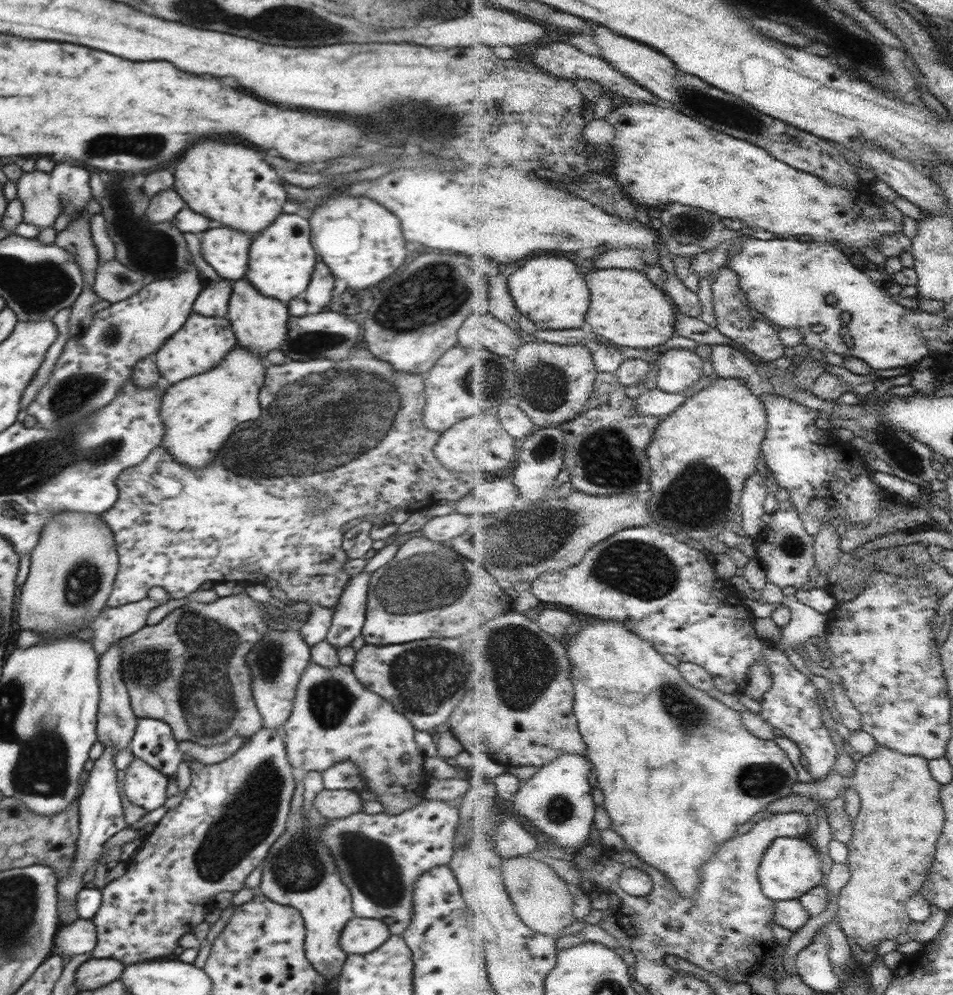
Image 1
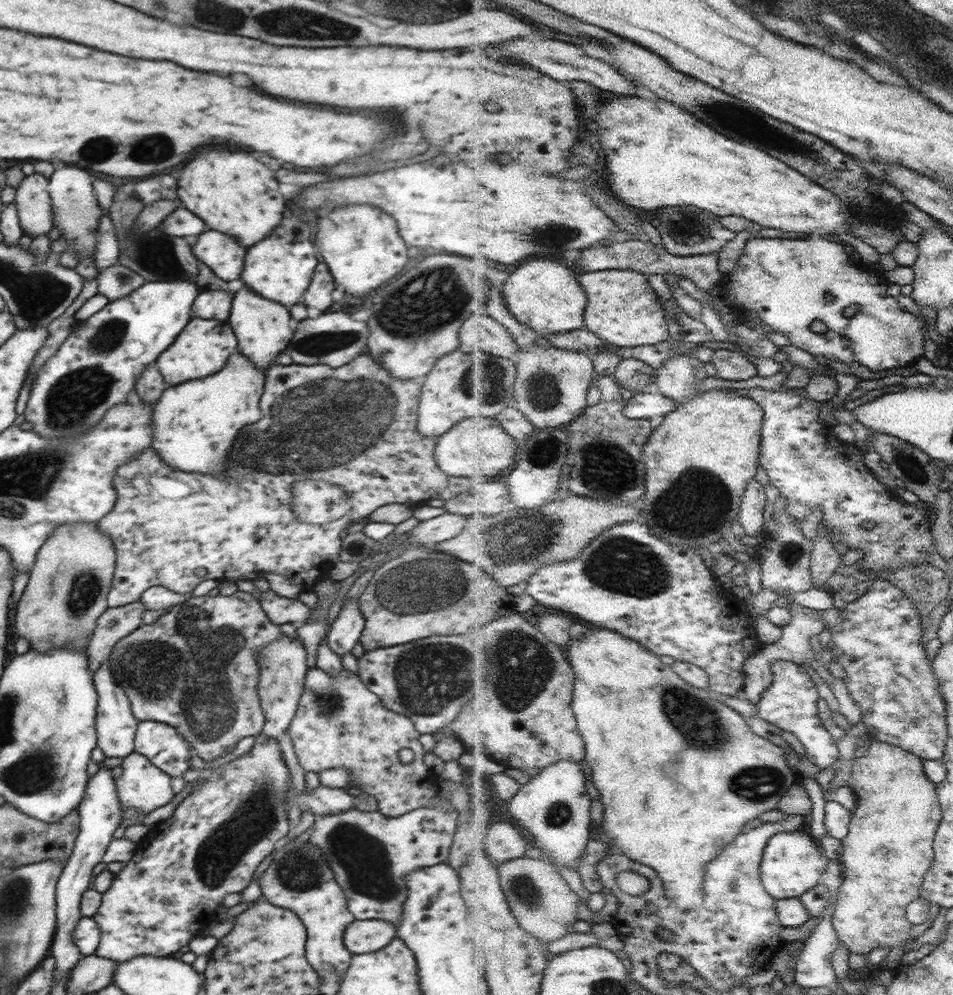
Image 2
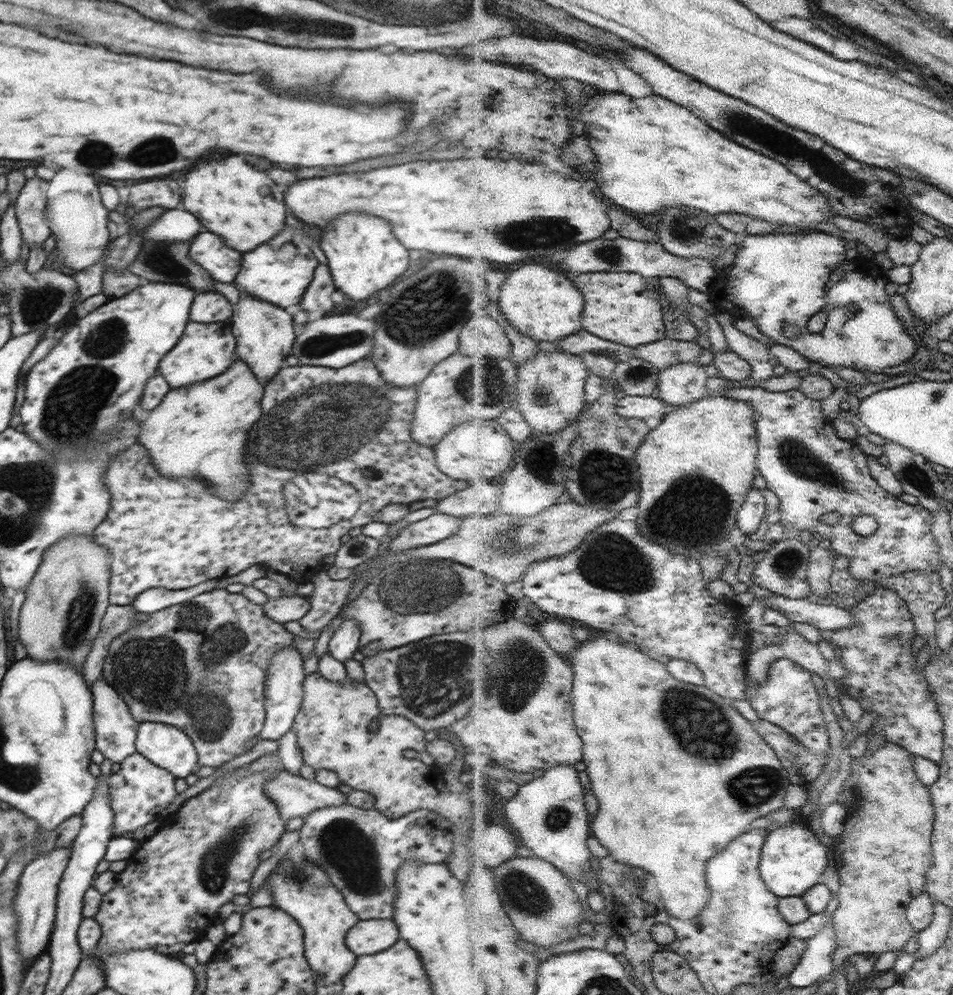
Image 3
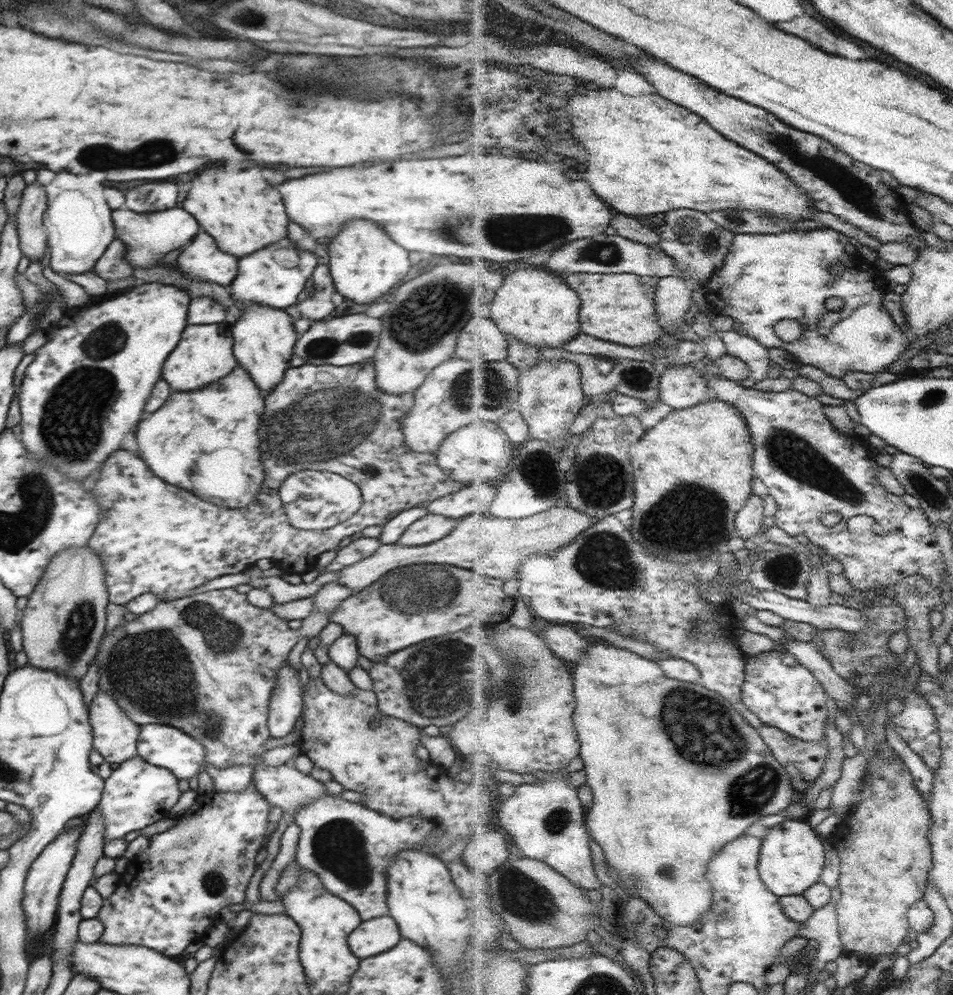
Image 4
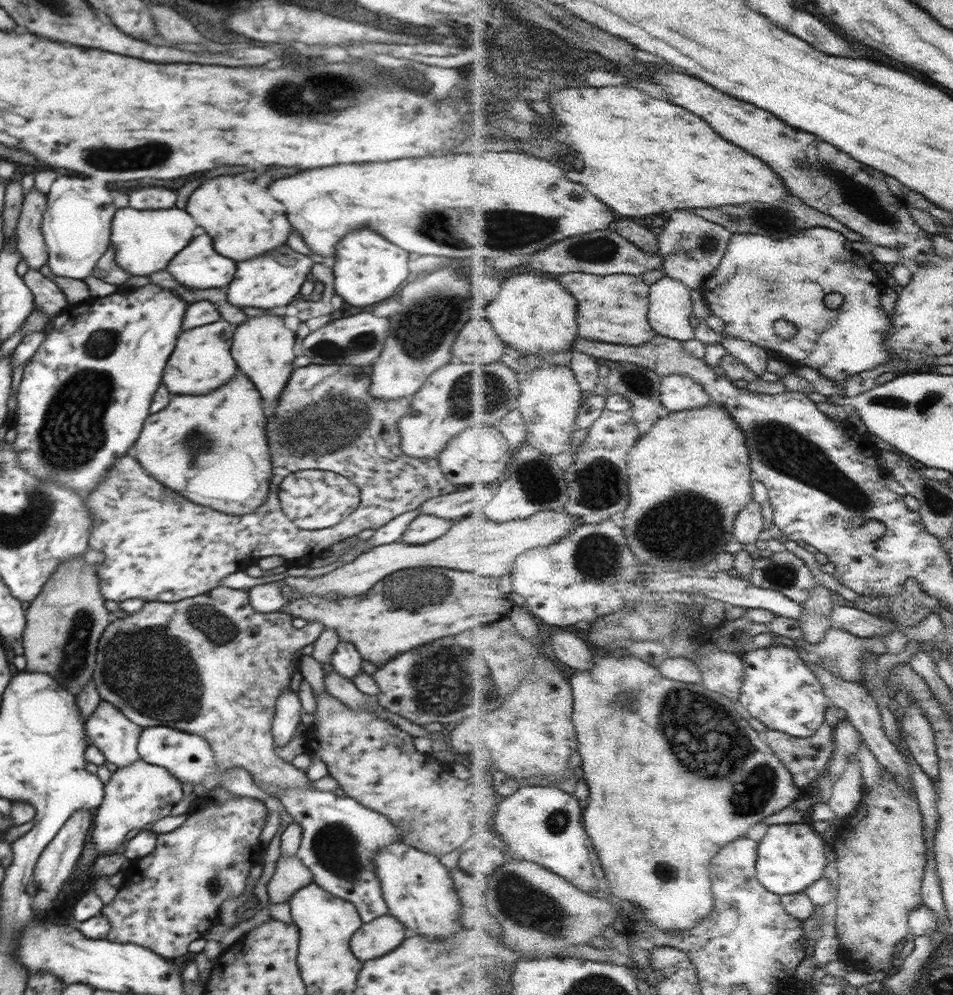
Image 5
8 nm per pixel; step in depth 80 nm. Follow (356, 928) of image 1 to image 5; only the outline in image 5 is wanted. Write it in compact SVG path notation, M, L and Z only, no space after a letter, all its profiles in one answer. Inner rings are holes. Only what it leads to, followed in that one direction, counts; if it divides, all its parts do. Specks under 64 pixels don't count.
M382 915L362 926L352 934L350 946L353 955L365 963L384 956L402 944L408 937L407 928L392 915Z

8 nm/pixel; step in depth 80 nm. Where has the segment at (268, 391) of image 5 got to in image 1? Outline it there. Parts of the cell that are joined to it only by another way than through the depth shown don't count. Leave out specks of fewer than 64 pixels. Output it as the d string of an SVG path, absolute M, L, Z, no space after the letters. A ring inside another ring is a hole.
M236 280L234 290L229 300L226 316L232 324L232 330L237 339L237 345L248 348L250 352L264 356L273 350L280 349L280 344L288 336L287 322L290 318L287 304L262 296L256 288L252 288L246 280Z

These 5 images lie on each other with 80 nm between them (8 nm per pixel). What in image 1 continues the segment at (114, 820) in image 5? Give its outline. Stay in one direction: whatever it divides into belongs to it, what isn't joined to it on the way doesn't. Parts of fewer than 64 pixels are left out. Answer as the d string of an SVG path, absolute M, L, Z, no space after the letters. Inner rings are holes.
M136 757L125 771L126 776L119 787L130 802L141 806L147 813L163 806L168 798L166 791L171 781L168 776Z

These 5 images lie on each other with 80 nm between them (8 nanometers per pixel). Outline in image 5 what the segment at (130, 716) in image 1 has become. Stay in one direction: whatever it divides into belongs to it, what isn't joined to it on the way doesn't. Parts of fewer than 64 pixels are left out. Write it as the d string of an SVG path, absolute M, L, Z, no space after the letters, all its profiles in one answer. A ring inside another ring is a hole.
M101 700L85 727L87 737L106 762L122 769L140 760L137 744L143 728L128 720L111 702Z

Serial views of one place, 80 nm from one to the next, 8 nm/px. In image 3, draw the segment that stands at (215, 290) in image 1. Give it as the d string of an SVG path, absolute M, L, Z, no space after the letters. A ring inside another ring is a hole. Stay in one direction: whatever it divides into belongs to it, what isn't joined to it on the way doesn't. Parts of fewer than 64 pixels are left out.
M198 293L192 302L189 320L192 322L222 322L233 316L230 302L222 294Z

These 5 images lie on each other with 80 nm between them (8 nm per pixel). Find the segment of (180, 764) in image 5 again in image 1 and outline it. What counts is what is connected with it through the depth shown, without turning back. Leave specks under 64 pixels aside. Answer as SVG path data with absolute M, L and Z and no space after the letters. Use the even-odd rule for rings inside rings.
M152 717L138 718L130 749L134 757L166 776L176 775L179 764L183 762L184 753L180 750L180 742L173 737L170 725Z

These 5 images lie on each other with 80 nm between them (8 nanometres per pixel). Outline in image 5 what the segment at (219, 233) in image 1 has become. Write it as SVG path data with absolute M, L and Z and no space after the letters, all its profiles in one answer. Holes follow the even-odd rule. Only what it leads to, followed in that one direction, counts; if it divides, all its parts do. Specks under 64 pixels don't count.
M208 234L193 239L167 264L165 269L182 286L188 288L222 288L236 272L236 262L220 256Z

